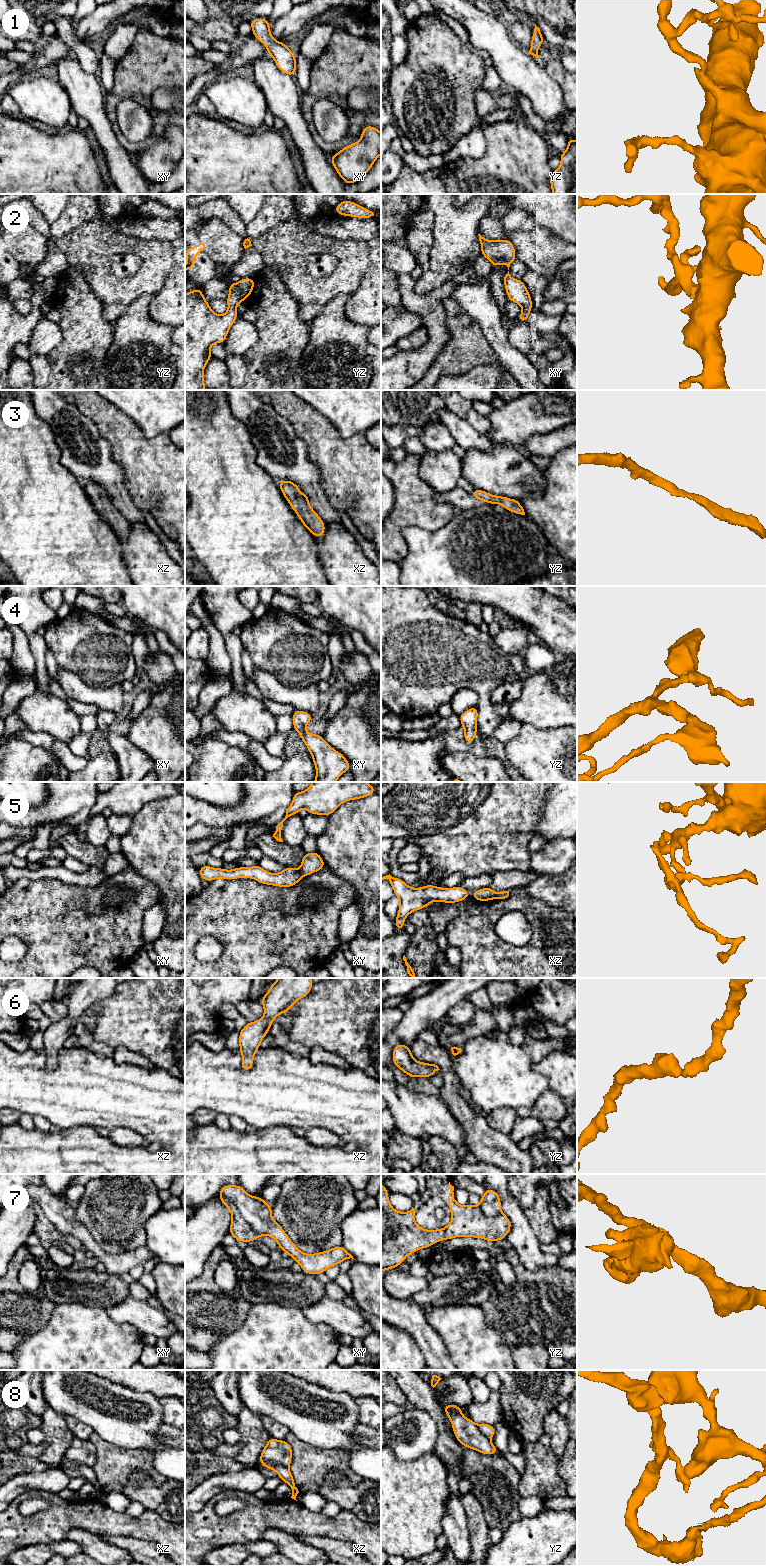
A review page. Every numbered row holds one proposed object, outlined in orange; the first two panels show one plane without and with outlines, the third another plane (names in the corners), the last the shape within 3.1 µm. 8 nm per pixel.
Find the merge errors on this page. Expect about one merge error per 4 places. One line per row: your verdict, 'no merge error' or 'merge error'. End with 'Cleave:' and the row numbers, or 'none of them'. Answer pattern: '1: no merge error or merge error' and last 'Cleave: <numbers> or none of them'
1: no merge error
2: no merge error
3: no merge error
4: no merge error
5: merge error
6: no merge error
7: merge error
8: merge error
Cleave: 5, 7, 8

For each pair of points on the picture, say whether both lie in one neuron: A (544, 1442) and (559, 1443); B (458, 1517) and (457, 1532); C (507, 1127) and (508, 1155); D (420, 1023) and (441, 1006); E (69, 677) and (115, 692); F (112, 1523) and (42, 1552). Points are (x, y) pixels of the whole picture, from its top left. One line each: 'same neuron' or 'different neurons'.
A: different neurons
B: same neuron
C: different neurons
D: same neuron
E: same neuron
F: different neurons

